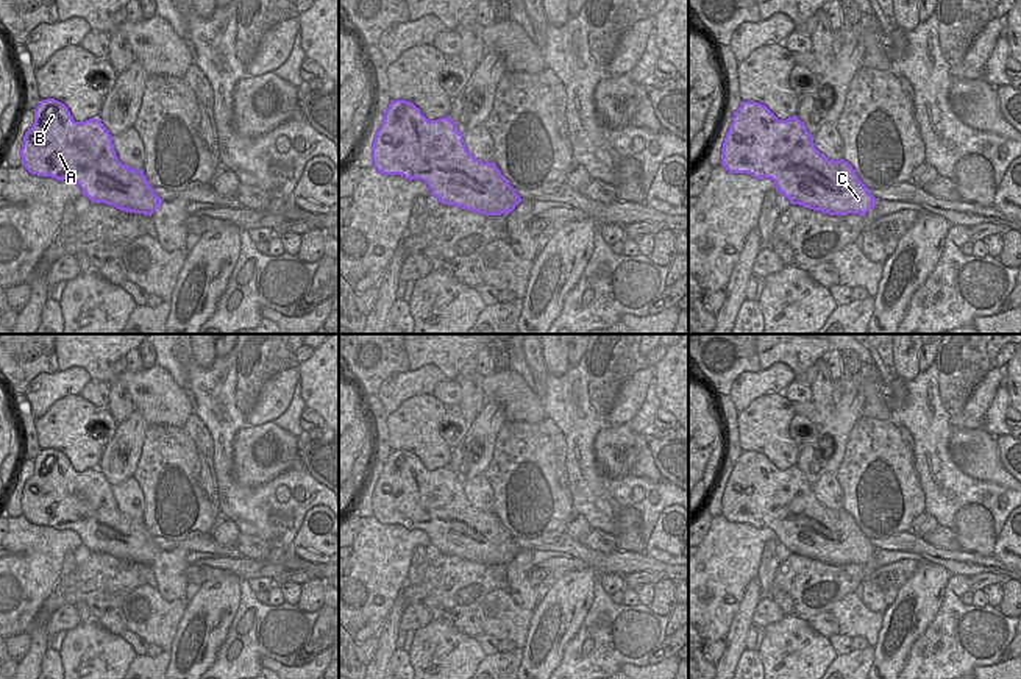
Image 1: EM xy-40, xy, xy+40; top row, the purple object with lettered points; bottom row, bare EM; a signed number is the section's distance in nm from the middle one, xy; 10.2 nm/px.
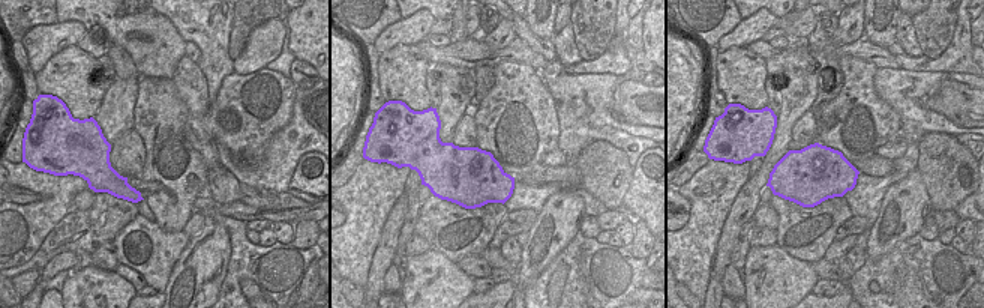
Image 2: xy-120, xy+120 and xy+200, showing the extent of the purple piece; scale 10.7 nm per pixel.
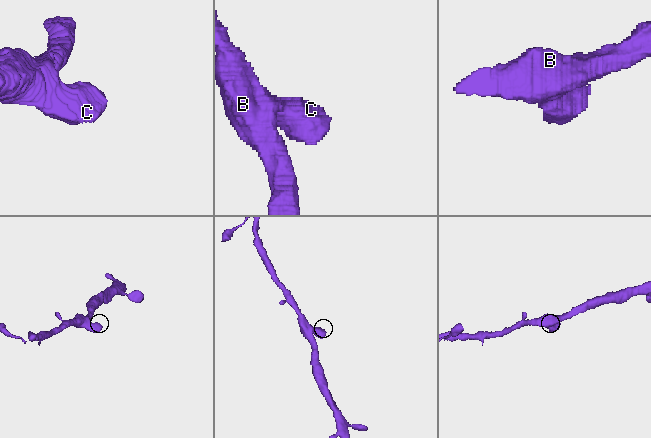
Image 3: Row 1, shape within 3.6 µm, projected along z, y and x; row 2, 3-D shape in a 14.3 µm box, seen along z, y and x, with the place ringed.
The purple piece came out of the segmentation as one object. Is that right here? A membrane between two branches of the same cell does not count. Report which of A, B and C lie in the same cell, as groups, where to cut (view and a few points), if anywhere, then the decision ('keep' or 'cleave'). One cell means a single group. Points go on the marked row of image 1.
A B C; no cut; keep

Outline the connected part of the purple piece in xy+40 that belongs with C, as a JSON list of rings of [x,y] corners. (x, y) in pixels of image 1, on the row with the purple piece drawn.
[[[743,101],[734,112],[721,148],[721,165],[729,173],[749,173],[756,180],[770,178],[792,204],[829,215],[865,215],[876,204],[870,189],[845,159],[834,161],[820,153],[813,136],[798,116],[779,120],[765,105]]]

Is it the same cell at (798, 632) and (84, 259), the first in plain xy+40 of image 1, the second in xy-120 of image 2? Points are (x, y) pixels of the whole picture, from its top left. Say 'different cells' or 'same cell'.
different cells

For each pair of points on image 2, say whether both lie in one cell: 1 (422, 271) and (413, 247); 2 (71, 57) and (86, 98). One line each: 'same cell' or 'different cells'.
1: different cells
2: same cell

